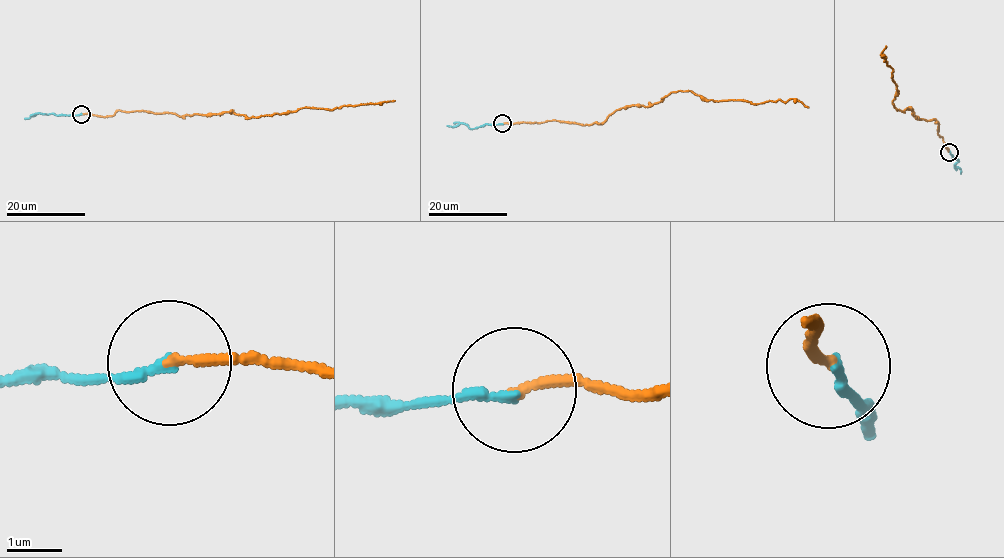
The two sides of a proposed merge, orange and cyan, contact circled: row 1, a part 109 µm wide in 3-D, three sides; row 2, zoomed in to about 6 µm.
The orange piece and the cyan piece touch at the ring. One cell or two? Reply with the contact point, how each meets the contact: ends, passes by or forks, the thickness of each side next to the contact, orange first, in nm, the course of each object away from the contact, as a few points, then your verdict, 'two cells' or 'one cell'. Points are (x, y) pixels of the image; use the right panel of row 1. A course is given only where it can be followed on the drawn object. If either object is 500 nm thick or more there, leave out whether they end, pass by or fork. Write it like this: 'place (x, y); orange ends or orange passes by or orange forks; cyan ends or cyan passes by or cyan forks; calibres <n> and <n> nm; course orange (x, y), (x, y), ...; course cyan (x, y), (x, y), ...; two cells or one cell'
place (949, 152); orange ends; cyan ends; calibres 170 and 180 nm; course orange (950, 152), (937, 121), (920, 120), (911, 107), (902, 111), (893, 106), (893, 70), (880, 54), (885, 46); course cyan (950, 152), (958, 160), (954, 165), (960, 173); one cell

